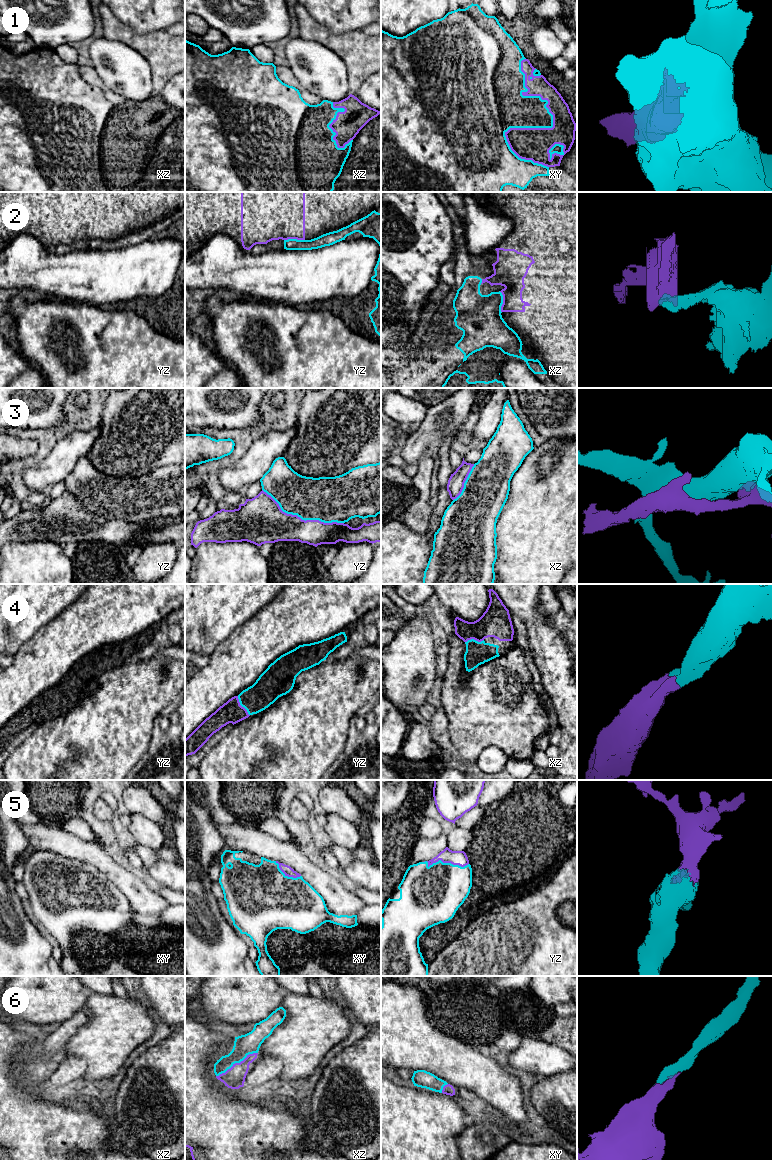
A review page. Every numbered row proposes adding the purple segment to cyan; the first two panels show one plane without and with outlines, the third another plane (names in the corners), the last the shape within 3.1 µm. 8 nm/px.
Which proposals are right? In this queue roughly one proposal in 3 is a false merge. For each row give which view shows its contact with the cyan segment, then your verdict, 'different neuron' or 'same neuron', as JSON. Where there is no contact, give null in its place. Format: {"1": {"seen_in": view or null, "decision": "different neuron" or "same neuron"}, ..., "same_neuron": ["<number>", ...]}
{"1": {"seen_in": "xy", "decision": "same neuron"}, "2": {"seen_in": "xz", "decision": "different neuron"}, "3": {"seen_in": "yz", "decision": "different neuron"}, "4": {"seen_in": "yz", "decision": "same neuron"}, "5": {"seen_in": "yz", "decision": "same neuron"}, "6": {"seen_in": "xz", "decision": "same neuron"}, "same_neuron": ["1", "4", "5", "6"]}

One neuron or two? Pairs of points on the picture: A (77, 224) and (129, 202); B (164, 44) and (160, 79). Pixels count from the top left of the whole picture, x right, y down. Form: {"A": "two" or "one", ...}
{"A": "one", "B": "one"}

